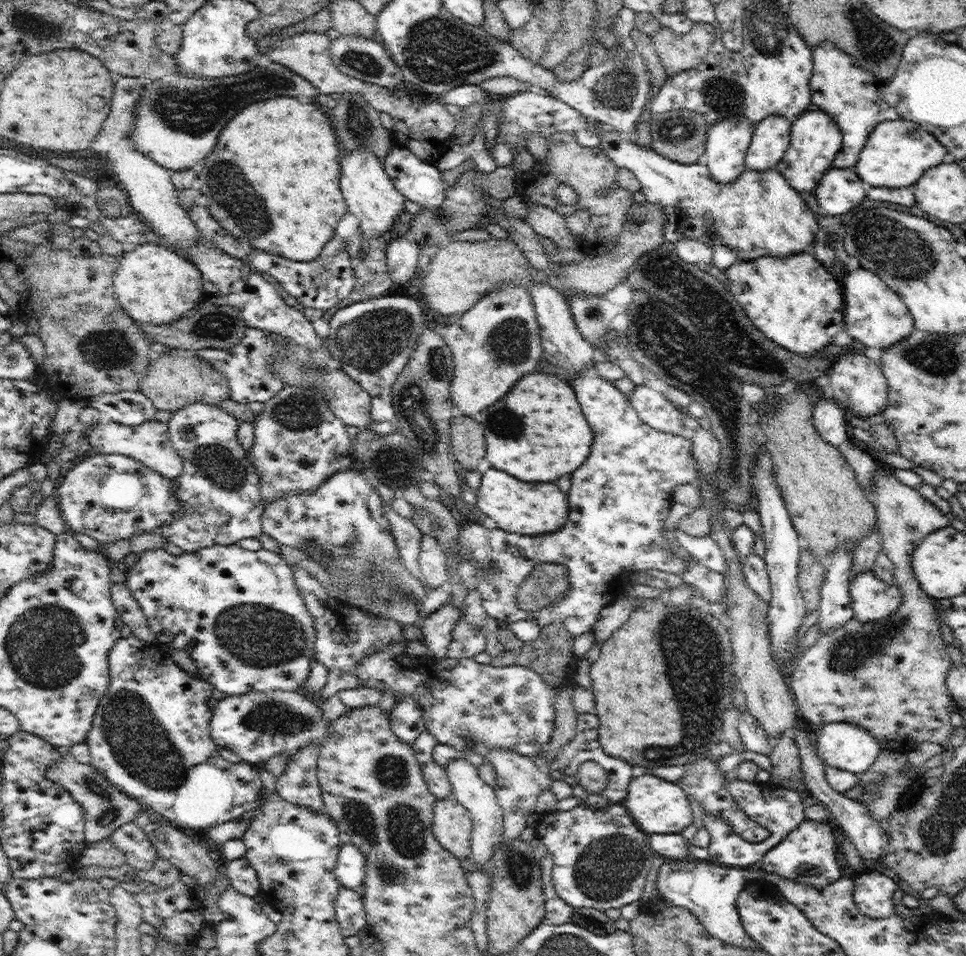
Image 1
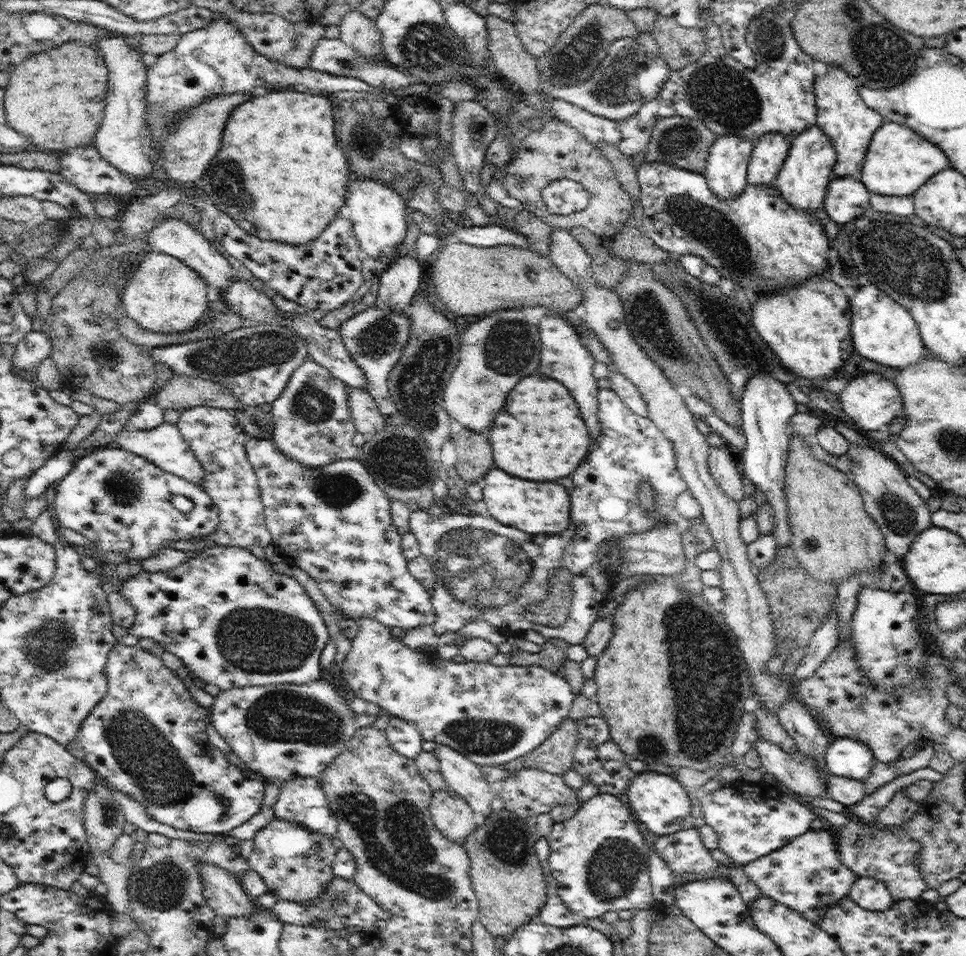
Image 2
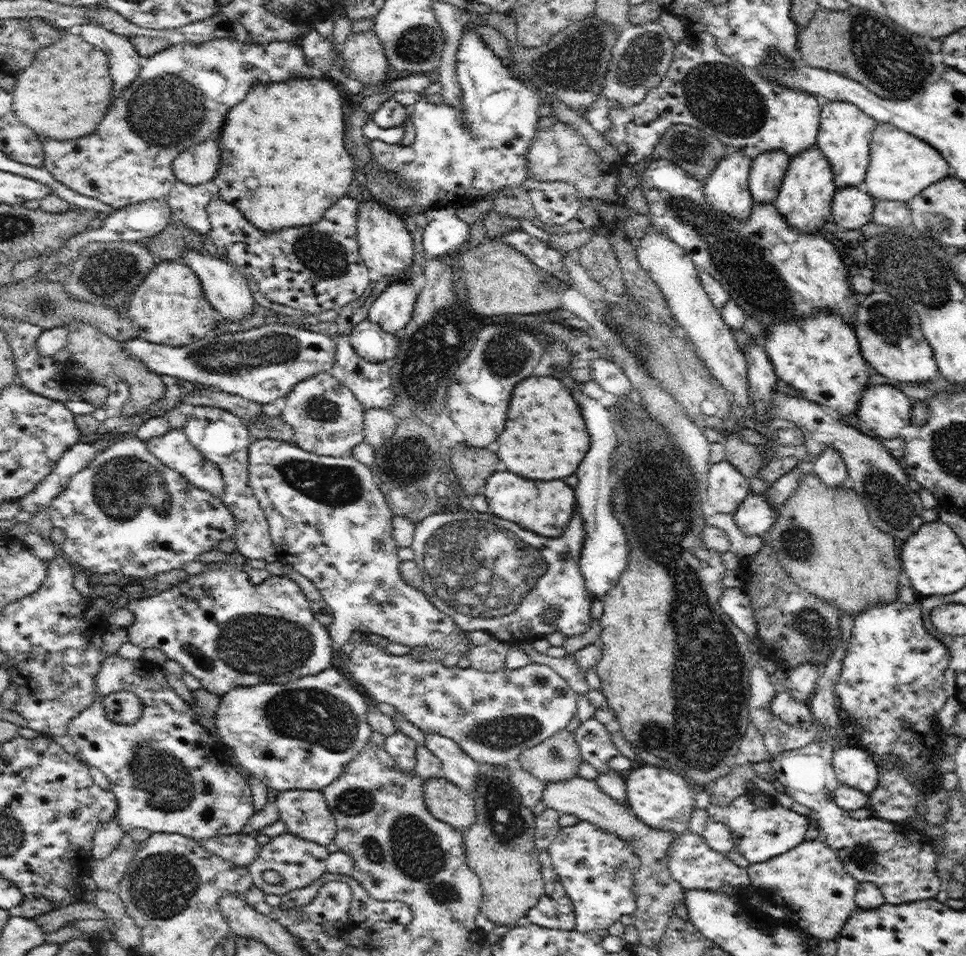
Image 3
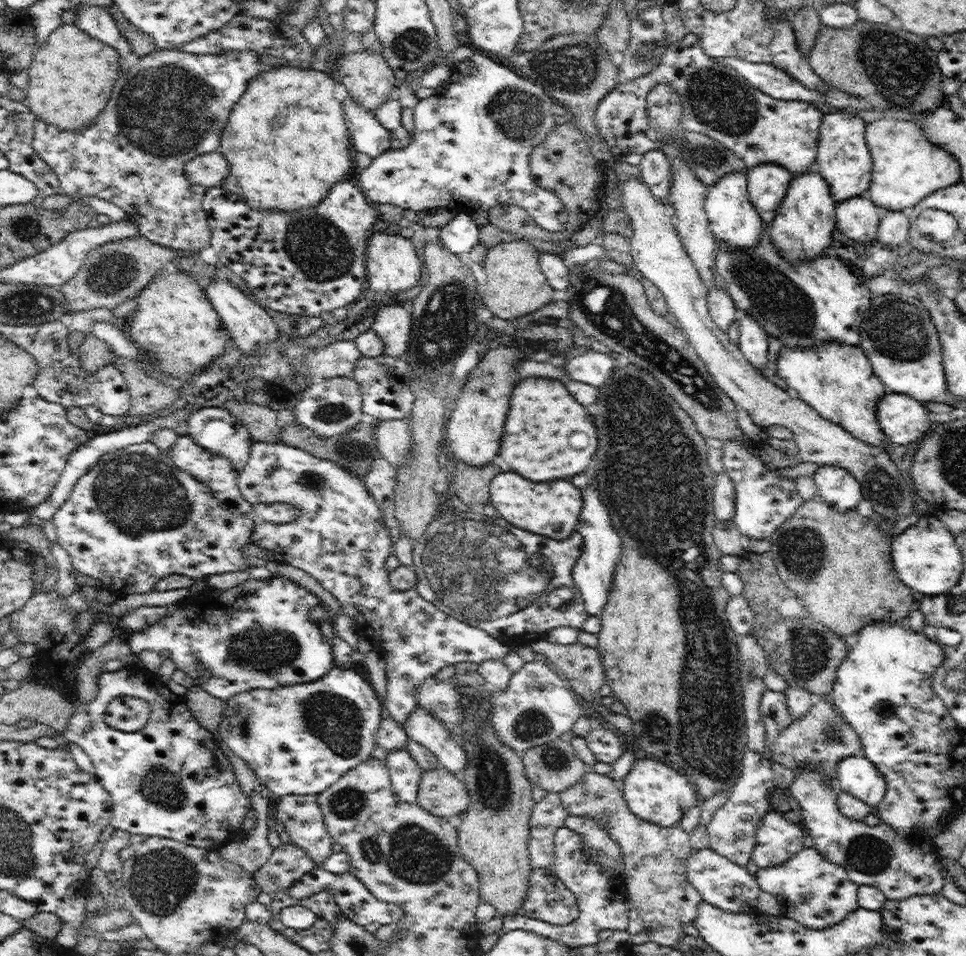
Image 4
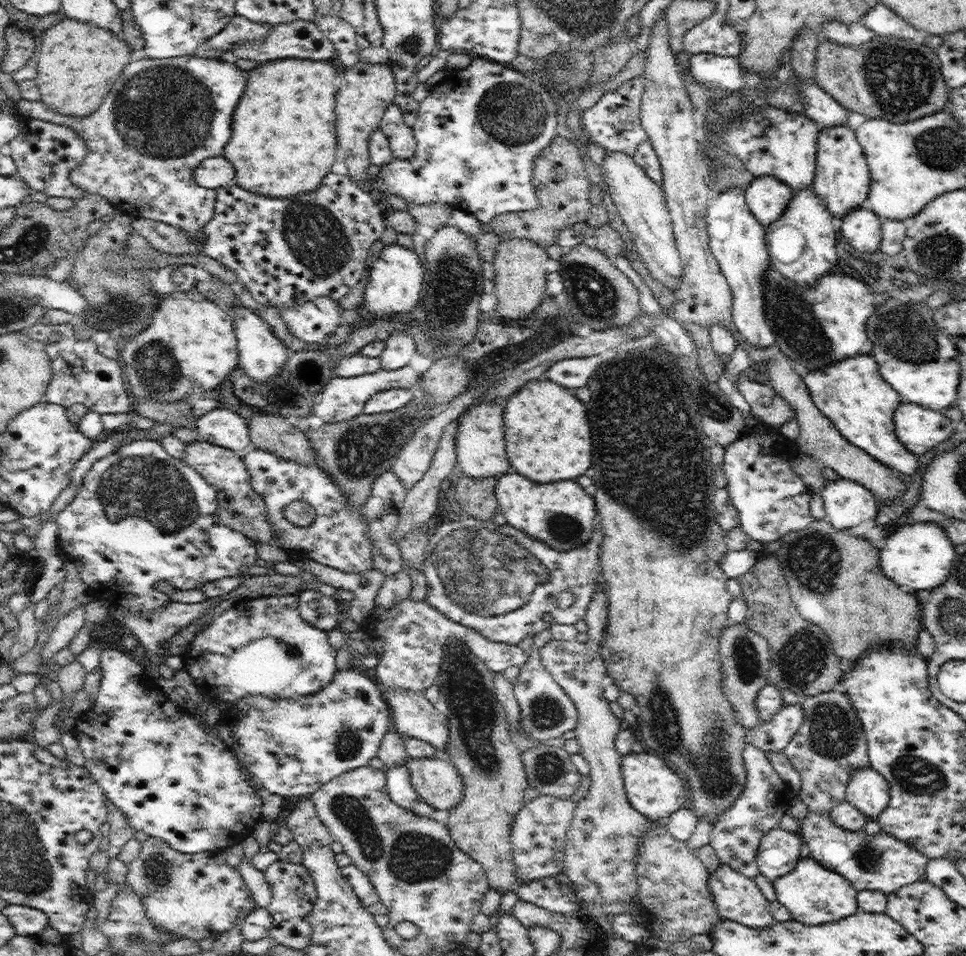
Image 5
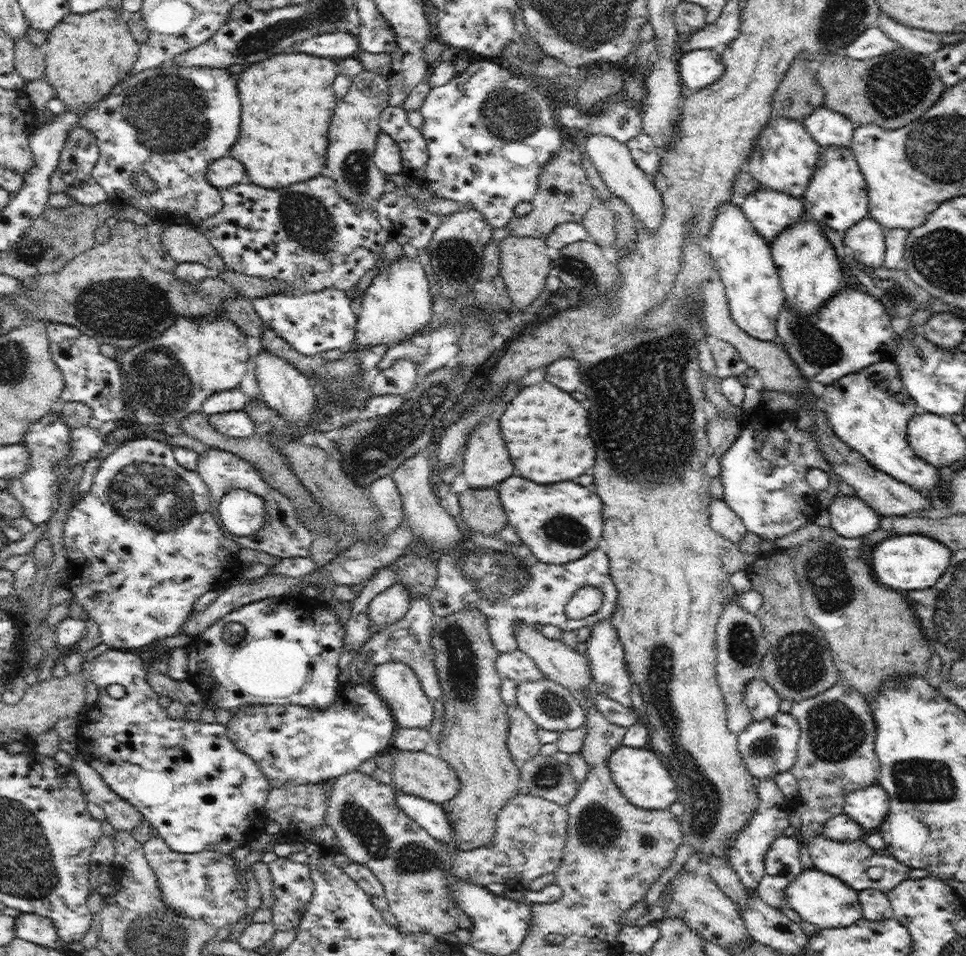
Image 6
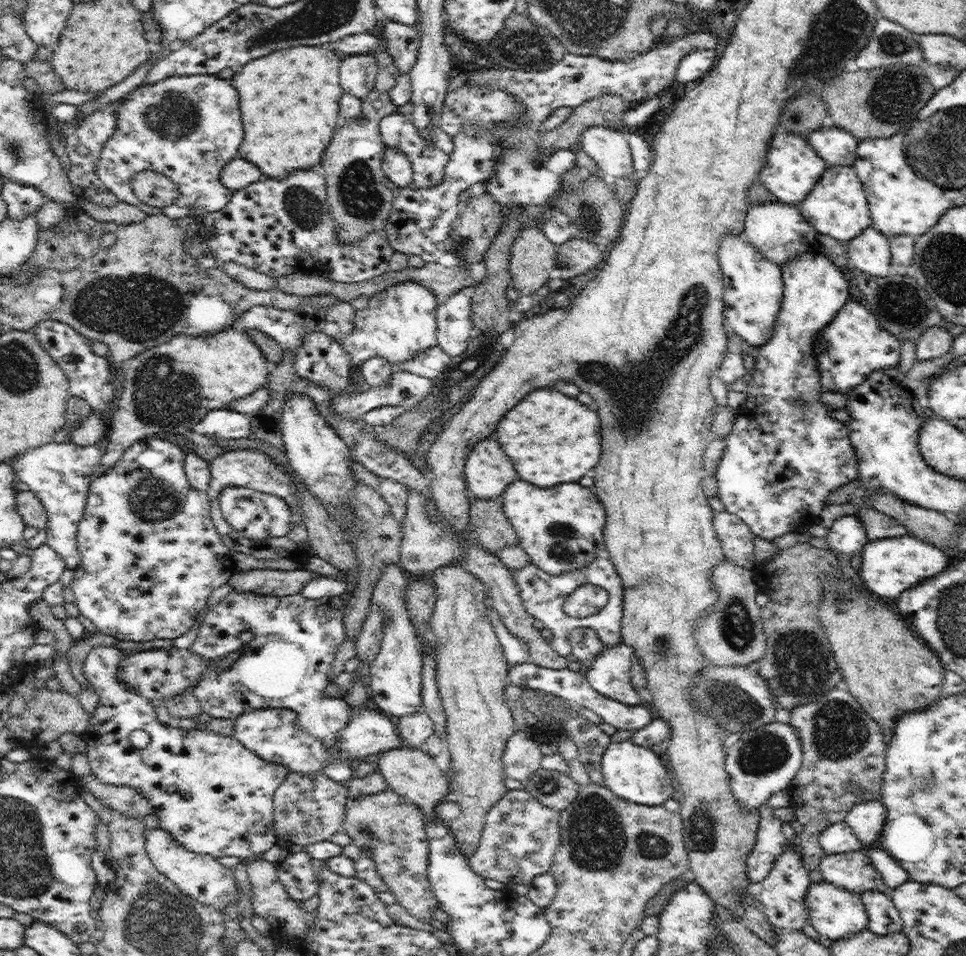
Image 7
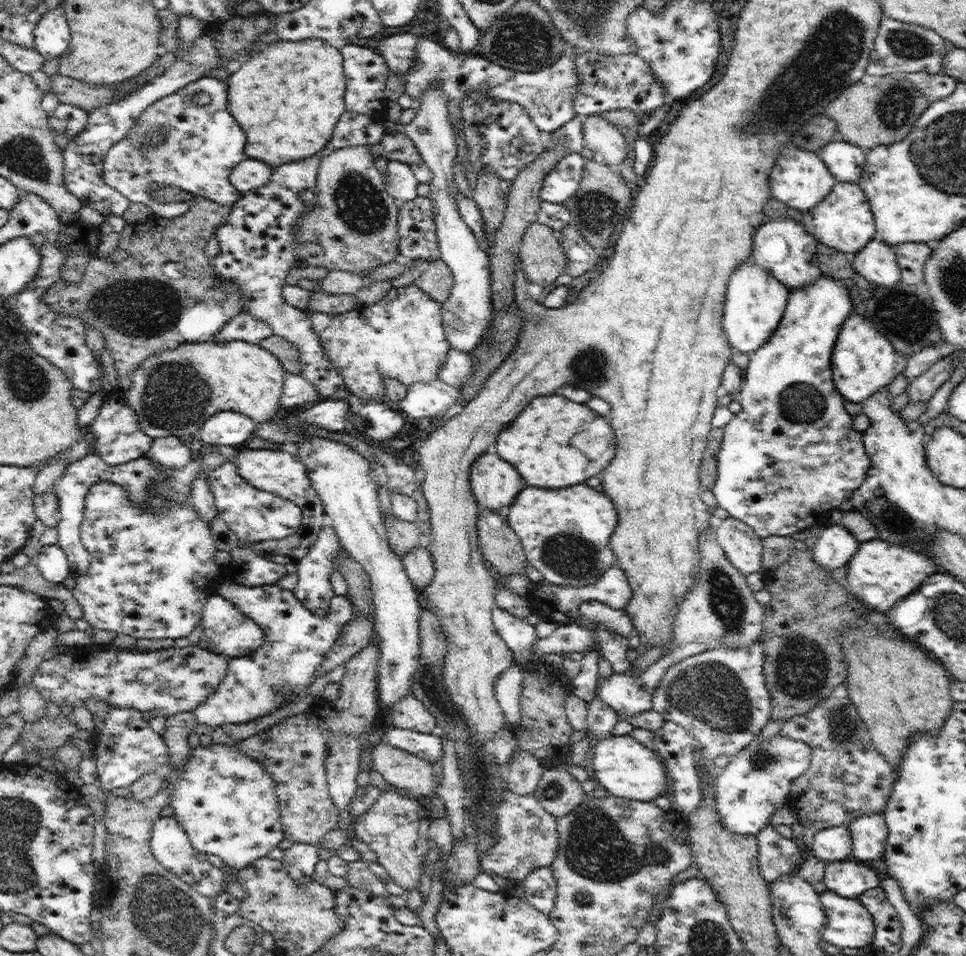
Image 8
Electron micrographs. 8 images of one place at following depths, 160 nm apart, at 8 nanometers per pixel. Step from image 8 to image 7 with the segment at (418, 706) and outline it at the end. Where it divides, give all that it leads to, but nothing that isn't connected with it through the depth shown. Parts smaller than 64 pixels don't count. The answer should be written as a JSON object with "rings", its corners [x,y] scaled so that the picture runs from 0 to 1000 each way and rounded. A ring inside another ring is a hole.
{"rings":[[[438,743],[415,749],[409,754],[416,780],[433,783],[450,767],[447,752]]]}

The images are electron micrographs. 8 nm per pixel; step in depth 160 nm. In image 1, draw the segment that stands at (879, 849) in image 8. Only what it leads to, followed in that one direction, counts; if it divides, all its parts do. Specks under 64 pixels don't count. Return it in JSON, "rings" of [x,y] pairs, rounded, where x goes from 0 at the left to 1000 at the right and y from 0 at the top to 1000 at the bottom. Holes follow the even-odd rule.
{"rings":[[[861,755],[848,760],[842,760],[841,765],[845,768],[845,789],[847,793],[859,802],[876,805],[884,811],[890,811],[905,799],[907,793],[912,789],[912,780],[896,762],[888,758]]]}

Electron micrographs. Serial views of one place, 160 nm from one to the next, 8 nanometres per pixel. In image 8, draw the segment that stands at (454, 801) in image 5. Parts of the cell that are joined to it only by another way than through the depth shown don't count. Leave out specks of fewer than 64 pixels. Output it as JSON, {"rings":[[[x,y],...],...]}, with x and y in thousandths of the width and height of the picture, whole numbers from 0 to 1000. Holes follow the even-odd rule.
{"rings":[[[395,774],[381,792],[403,821],[438,834],[447,833],[452,826],[447,798],[408,782],[400,774]]]}

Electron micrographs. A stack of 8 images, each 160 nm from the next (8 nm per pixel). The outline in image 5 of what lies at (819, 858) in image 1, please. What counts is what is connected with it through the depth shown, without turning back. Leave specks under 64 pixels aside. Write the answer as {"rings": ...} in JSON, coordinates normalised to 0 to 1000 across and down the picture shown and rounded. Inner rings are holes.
{"rings":[[[840,895],[828,897],[817,914],[800,921],[804,942],[819,954],[822,962],[835,968],[850,968],[884,956],[888,950],[887,931],[872,915],[856,910]]]}

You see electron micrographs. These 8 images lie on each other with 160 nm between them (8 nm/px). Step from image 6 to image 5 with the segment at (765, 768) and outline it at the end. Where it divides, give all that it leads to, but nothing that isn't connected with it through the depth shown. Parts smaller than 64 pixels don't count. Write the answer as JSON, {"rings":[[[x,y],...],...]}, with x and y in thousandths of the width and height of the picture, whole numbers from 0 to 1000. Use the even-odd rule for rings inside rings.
{"rings":[[[830,734],[812,736],[797,755],[793,757],[788,755],[774,767],[774,776],[785,780],[793,792],[797,792],[797,788],[811,788],[831,756]]]}

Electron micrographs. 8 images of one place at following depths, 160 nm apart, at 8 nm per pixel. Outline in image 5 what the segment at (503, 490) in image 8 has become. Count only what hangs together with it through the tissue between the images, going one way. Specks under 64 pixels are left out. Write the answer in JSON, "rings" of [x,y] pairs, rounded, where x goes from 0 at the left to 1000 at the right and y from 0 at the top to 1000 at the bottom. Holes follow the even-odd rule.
{"rings":[[[518,418],[513,421],[496,421],[488,424],[472,439],[474,441],[472,459],[473,485],[478,494],[489,500],[505,500],[505,498],[520,498],[526,494],[528,485],[524,479],[522,467],[522,441],[520,441],[520,427]]]}

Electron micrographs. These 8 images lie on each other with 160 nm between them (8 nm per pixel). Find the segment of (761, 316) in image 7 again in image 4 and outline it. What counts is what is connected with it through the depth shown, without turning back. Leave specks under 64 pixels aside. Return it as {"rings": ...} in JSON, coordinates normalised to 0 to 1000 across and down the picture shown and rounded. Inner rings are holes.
{"rings":[[[769,180],[749,182],[739,194],[732,195],[730,221],[737,245],[754,258],[781,259],[785,256],[791,232],[776,211],[773,183]],[[765,326],[764,345],[765,345],[765,365],[774,376],[774,379],[784,385],[787,389],[790,385],[797,384],[795,379],[795,356],[797,349],[781,333],[774,328]]]}

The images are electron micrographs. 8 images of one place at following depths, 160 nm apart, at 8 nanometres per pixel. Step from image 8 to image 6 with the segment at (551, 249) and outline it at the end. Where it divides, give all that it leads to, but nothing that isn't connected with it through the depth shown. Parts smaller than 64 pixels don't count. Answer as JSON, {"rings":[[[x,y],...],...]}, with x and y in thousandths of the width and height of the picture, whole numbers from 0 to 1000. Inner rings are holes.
{"rings":[[[530,247],[522,249],[517,254],[518,283],[517,288],[524,297],[524,309],[529,312],[530,320],[539,325],[548,325],[553,316],[564,301],[565,293],[570,283],[570,271],[565,266],[566,253],[564,250],[553,248]]]}

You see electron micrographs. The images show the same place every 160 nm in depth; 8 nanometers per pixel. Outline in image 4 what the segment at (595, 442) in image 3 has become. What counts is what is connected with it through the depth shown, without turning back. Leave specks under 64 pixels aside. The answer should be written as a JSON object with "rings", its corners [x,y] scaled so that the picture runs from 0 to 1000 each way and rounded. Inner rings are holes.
{"rings":[[[617,504],[611,510],[613,510],[611,517],[602,517],[605,519],[605,531],[601,533],[596,556],[604,561],[605,571],[597,589],[594,591],[592,603],[595,615],[606,630],[606,637],[610,644],[621,645],[628,631],[638,589],[644,574],[642,571],[643,563],[638,558],[634,545],[631,545],[629,533],[627,533],[627,529],[623,529],[623,525],[619,521]]]}

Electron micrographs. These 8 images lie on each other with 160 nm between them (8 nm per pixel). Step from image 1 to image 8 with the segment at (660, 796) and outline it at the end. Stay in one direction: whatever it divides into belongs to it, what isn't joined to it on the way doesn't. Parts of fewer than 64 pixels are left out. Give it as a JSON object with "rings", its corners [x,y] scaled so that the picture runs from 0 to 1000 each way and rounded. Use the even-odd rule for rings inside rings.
{"rings":[[[631,769],[619,775],[615,782],[615,809],[621,821],[636,834],[663,839],[677,838],[682,833],[692,833],[694,823],[690,819],[690,804],[681,790],[674,782],[666,780],[651,769]]]}

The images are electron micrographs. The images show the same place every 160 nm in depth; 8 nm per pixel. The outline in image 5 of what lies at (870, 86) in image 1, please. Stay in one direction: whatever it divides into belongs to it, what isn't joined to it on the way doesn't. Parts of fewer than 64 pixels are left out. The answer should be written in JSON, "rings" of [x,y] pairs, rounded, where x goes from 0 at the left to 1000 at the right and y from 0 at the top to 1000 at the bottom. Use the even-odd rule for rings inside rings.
{"rings":[[[876,130],[849,134],[845,167],[841,198],[855,214],[859,224],[863,228],[872,229],[881,220],[890,217],[892,211],[899,207],[902,196],[902,183],[896,162],[887,147],[885,138]]]}

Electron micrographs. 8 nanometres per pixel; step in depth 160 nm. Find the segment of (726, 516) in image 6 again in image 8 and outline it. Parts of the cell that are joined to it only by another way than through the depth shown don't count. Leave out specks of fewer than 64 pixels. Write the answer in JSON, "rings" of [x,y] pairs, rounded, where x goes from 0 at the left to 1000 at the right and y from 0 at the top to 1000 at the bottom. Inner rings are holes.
{"rings":[[[753,541],[739,556],[754,586],[770,601],[790,597],[790,567],[771,546]]]}

